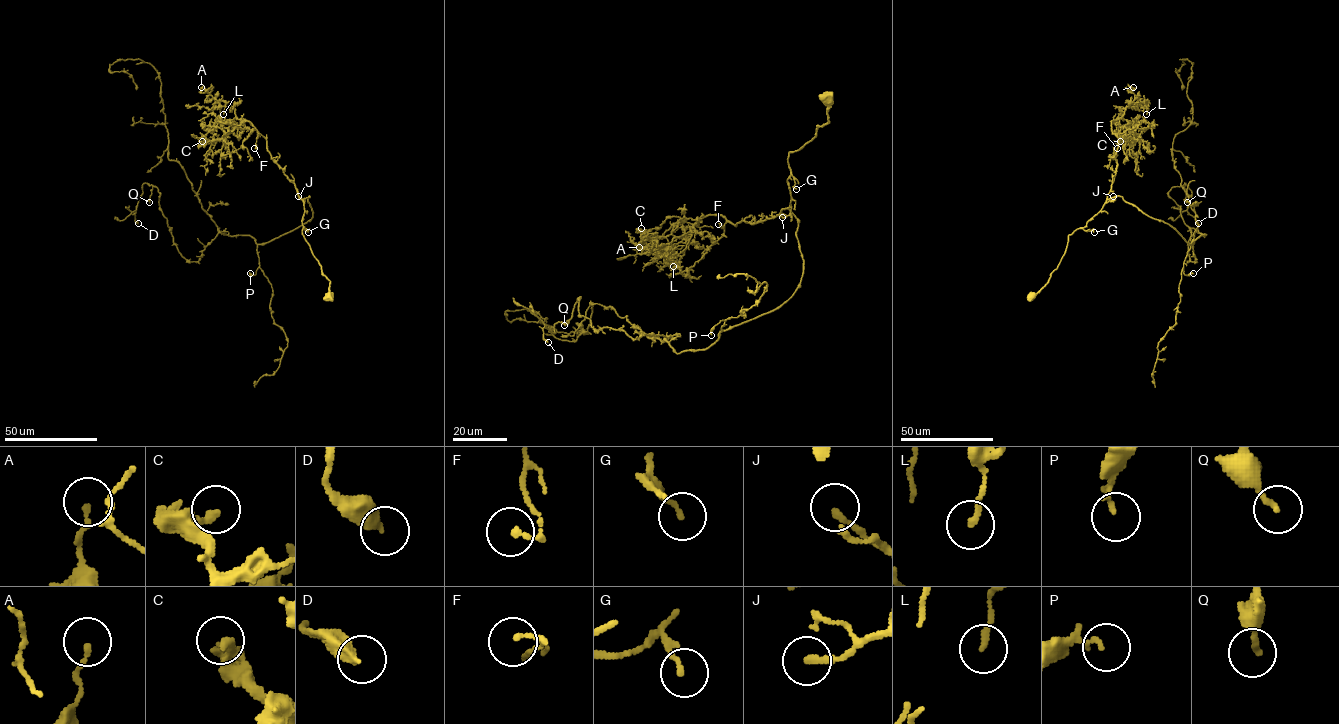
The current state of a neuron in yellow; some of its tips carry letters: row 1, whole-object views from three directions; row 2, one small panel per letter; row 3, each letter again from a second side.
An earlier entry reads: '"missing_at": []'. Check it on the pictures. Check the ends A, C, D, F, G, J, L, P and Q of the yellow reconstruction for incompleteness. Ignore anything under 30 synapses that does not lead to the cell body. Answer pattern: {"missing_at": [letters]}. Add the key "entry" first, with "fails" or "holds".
{"entry": "holds", "missing_at": []}

